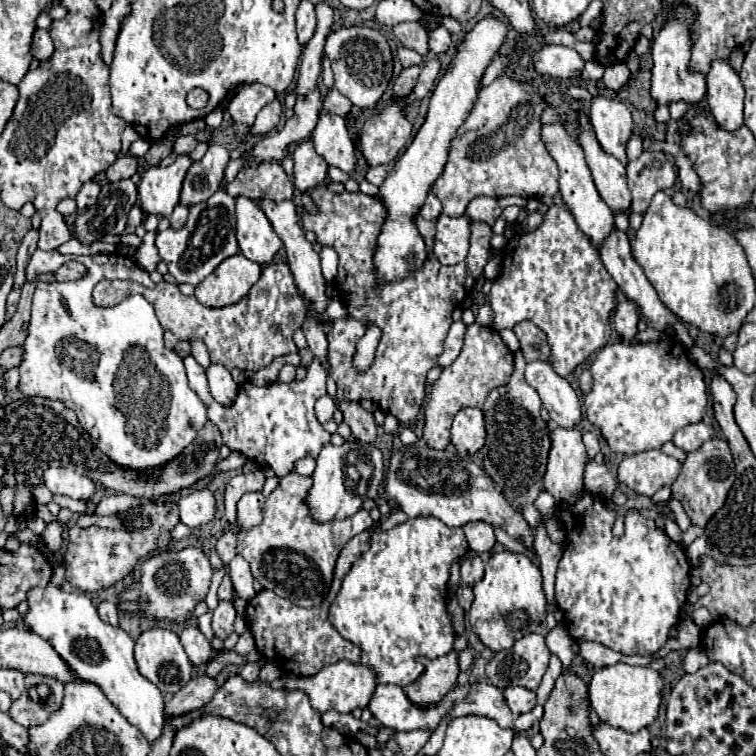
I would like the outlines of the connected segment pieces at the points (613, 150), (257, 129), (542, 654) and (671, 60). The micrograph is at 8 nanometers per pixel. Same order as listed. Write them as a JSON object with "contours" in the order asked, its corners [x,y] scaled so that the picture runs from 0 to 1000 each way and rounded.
{"contours":[[[[787,126],[779,157],[795,197],[829,218],[827,192],[837,179],[837,157],[829,139],[800,126]]],[[[366,131],[358,134],[356,139],[351,139],[351,142],[343,147],[337,163],[335,163],[332,171],[329,171],[332,179],[353,179],[353,176],[358,176],[358,173],[369,165],[372,149],[374,149],[374,142],[372,142],[372,136],[369,136]]],[[[700,837],[689,843],[676,858],[657,861],[644,877],[642,890],[657,911],[689,906],[694,911],[710,914],[724,880],[726,858],[721,853],[721,843],[713,837]]],[[[901,4],[890,7],[890,17],[877,33],[874,44],[864,52],[861,73],[864,73],[864,91],[861,91],[861,128],[869,139],[888,139],[893,134],[906,134],[911,139],[922,139],[933,126],[933,99],[911,94],[911,28],[917,25],[917,15]]]]}

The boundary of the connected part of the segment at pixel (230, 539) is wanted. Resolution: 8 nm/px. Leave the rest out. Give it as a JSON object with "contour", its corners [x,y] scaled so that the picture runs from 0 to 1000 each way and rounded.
{"contour":[[[298,700],[298,705],[287,713],[287,731],[290,737],[303,745],[311,737],[311,724],[313,724],[313,708],[308,700]]]}

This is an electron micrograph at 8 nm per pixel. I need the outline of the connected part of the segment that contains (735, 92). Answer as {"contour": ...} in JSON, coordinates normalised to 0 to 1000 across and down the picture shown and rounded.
{"contour":[[[946,81],[935,99],[935,134],[946,163],[954,171],[975,173],[983,165],[983,112],[978,99],[959,81]]]}

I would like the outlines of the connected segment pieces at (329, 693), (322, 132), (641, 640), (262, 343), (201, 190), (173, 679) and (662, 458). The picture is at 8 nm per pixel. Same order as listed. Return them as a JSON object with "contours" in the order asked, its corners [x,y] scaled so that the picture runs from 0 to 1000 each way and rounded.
{"contours":[[[[446,874],[440,880],[427,882],[419,893],[413,896],[398,896],[396,898],[386,897],[381,892],[374,892],[372,898],[380,913],[398,913],[411,925],[414,938],[419,938],[422,943],[430,943],[435,938],[451,940],[451,943],[464,943],[472,935],[485,935],[496,909],[499,909],[499,893],[491,882],[478,880],[478,877],[464,877],[464,874]]],[[[425,144],[419,168],[411,176],[417,189],[417,200],[435,216],[448,221],[456,229],[464,229],[472,218],[470,194],[462,184],[456,157],[448,152],[438,152]]],[[[774,652],[761,668],[745,671],[739,687],[750,702],[750,726],[737,750],[734,792],[745,808],[745,824],[755,843],[792,848],[827,866],[861,866],[874,858],[885,845],[885,835],[901,821],[901,808],[914,776],[914,750],[903,726],[888,716],[880,702],[869,700],[866,689],[848,684],[840,673],[829,679],[827,705],[816,713],[811,708],[813,679],[800,673],[800,665],[779,652]]],[[[374,345],[356,348],[332,385],[319,398],[300,406],[269,406],[258,393],[245,393],[234,377],[224,377],[218,372],[208,374],[205,382],[197,382],[175,372],[139,369],[128,374],[123,396],[128,403],[144,406],[180,388],[192,390],[202,401],[216,435],[226,438],[239,451],[266,448],[274,456],[279,480],[290,480],[303,491],[308,485],[343,491],[366,472],[393,467],[388,440],[403,425],[403,401],[393,388],[382,351]]],[[[279,189],[271,208],[255,216],[245,231],[239,271],[253,274],[274,266],[290,250],[298,234],[300,216],[303,216],[303,197],[295,192]]],[[[213,829],[194,832],[181,843],[179,874],[181,874],[184,890],[192,898],[197,898],[216,919],[234,917],[234,911],[239,911],[239,906],[245,906],[253,898],[253,888],[255,888],[255,880],[253,880],[247,864],[237,848],[237,840],[224,832],[213,832]]],[[[872,594],[832,602],[819,615],[819,636],[835,649],[861,657],[874,644],[888,642],[901,623],[901,612]]]]}

